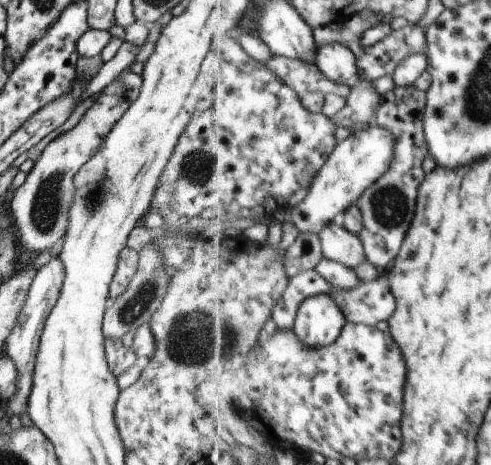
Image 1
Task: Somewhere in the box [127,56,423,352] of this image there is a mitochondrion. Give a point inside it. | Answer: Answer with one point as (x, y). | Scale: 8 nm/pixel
(389, 205)

